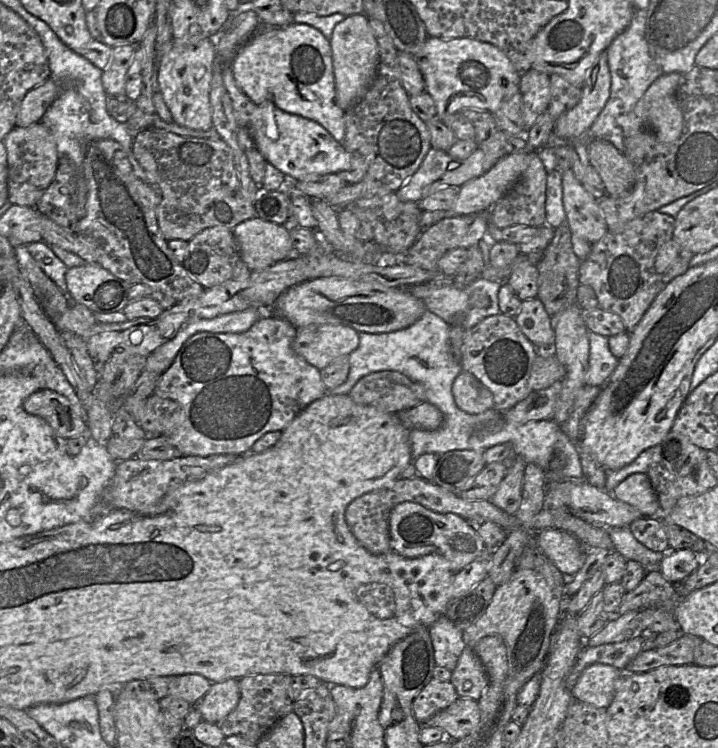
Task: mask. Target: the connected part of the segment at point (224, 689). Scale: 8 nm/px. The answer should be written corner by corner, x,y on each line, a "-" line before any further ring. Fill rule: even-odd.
227,679
211,683
209,691
193,708
200,712
203,721
217,723
234,710
239,699
238,679

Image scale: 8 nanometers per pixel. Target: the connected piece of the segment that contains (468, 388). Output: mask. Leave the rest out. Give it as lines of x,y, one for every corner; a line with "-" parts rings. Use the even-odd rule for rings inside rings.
462,371
452,387
457,405
470,414
479,414
494,408
494,397
475,375

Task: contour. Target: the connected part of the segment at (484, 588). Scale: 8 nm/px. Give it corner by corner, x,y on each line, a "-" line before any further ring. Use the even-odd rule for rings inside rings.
488,575
466,595
452,598
448,603
446,616
457,629
463,632
484,615
496,588

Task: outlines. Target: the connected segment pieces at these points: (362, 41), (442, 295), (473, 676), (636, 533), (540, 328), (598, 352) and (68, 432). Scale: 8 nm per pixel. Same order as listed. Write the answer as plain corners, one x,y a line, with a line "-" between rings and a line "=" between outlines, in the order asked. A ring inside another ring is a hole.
364,14
349,15
339,22
329,38
337,104
343,109
351,108
368,90
378,65
378,44
368,17
=
478,277
466,286
455,286
450,283
435,286
431,283
422,283
408,287
414,296
423,300
426,306
426,311
435,315
439,315
449,324
461,324
461,321
457,321
453,316
456,314
463,314
464,319
462,326
467,330
477,325
484,318
500,313
498,304
498,291
504,282
505,280
491,281
-
476,292
485,294
490,298
490,305
488,307
476,307
471,304
471,297
=
465,647
452,672
450,682
459,698
480,700
489,686
488,674
471,647
=
642,517
629,525
629,530
637,541
655,552
668,553
667,532
662,521
656,517
=
539,298
523,301
514,318
521,331
533,344
539,347
554,348
553,318
548,314
=
589,332
590,354
586,384
598,386
603,384
618,366
617,359
609,349
609,338
=
42,389
31,394
24,401
24,408
28,413
45,420
55,434
62,439
68,440
74,438
87,429
86,412
85,417
82,417
75,411
67,397
52,390

